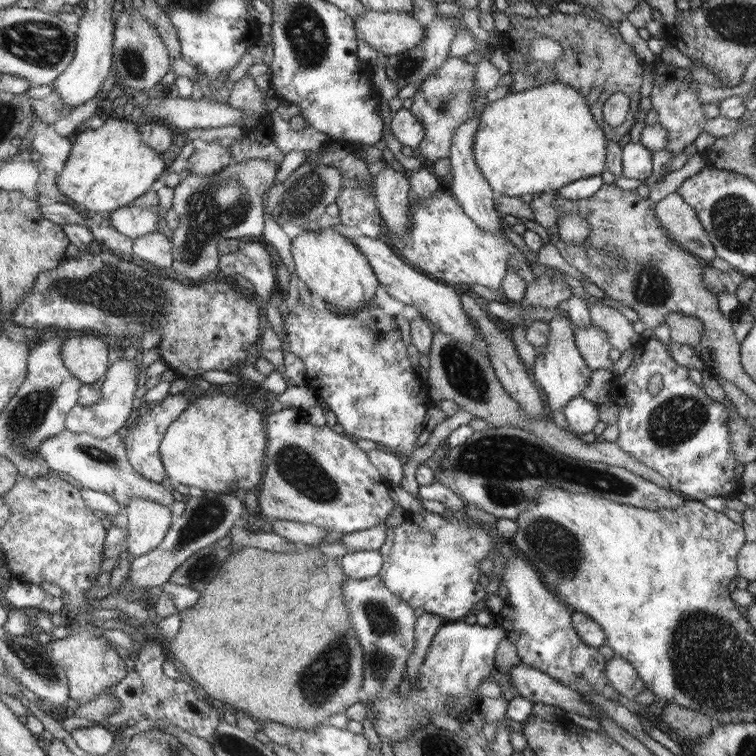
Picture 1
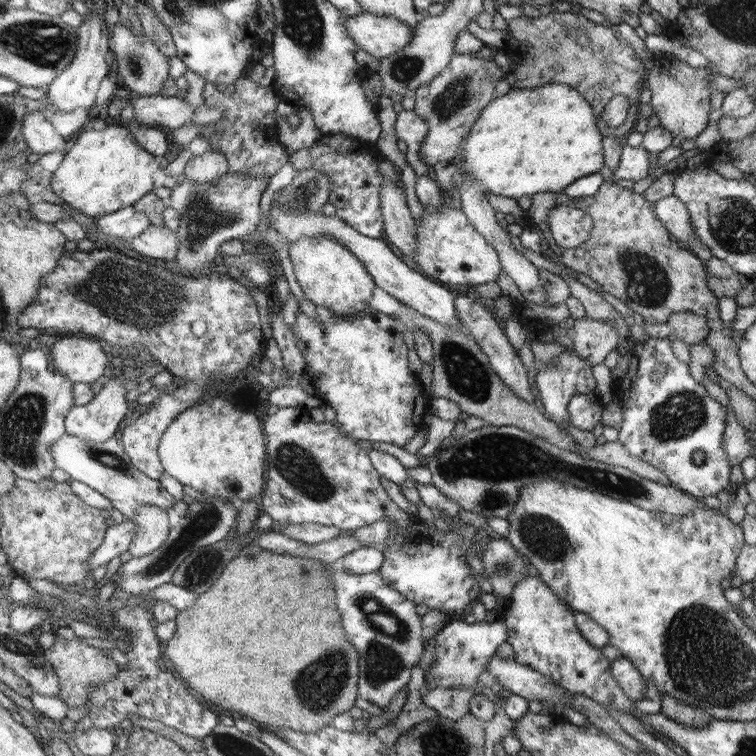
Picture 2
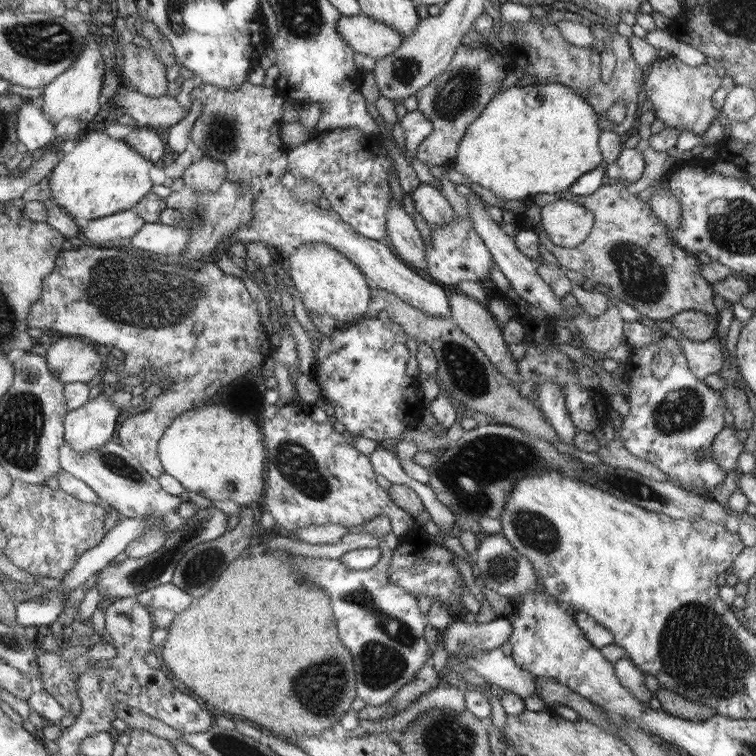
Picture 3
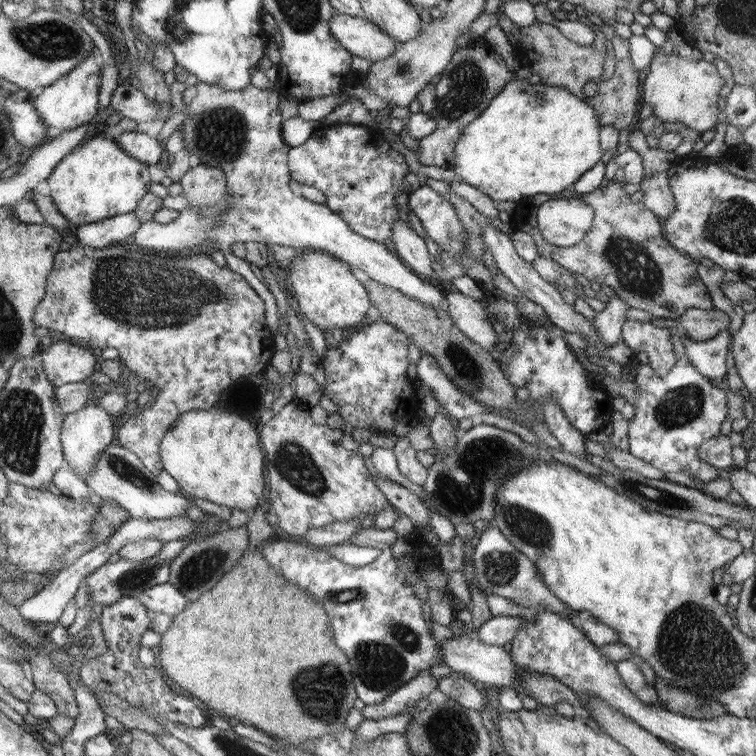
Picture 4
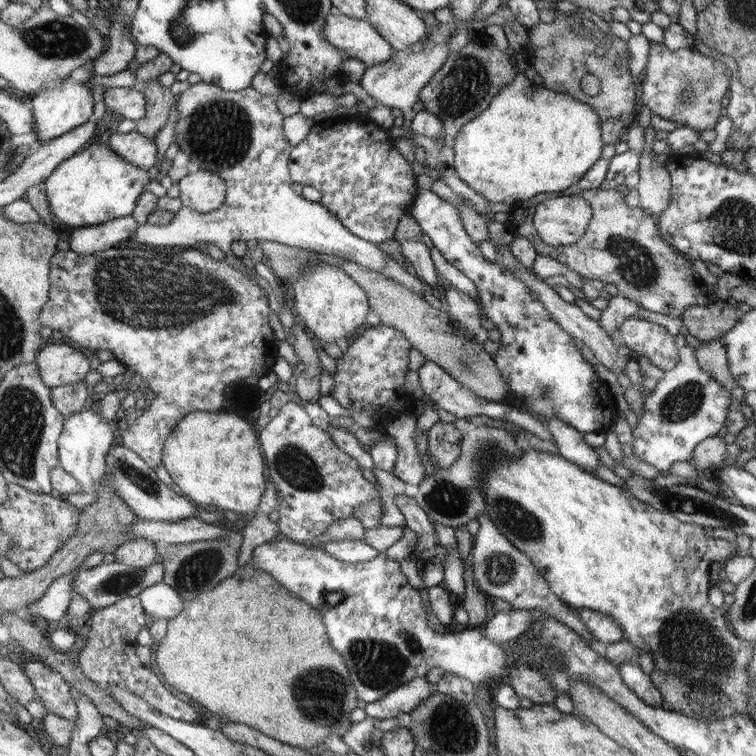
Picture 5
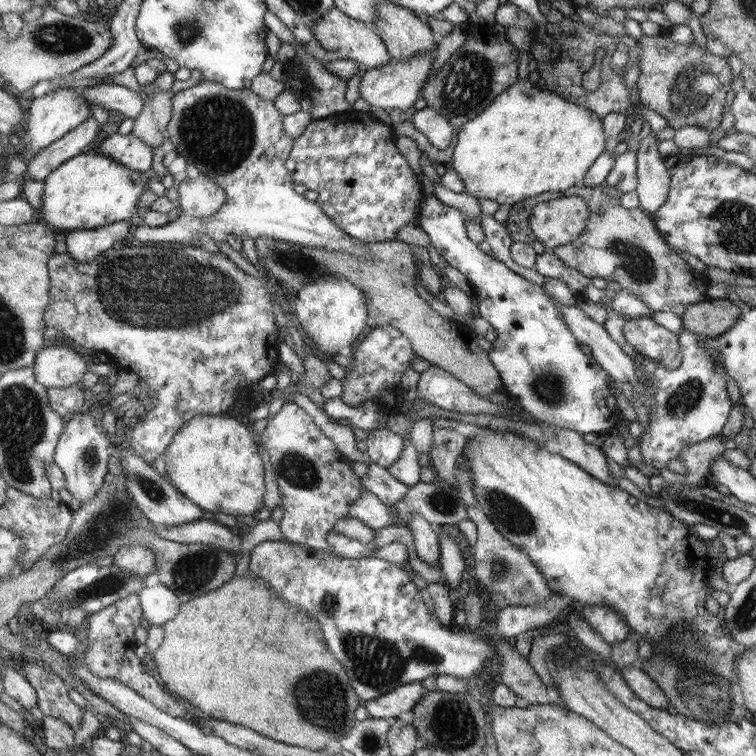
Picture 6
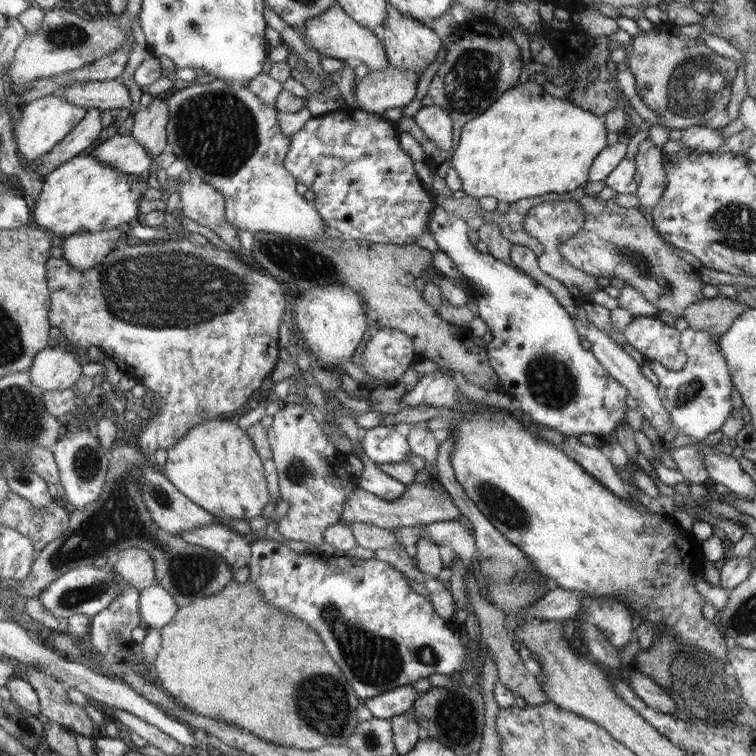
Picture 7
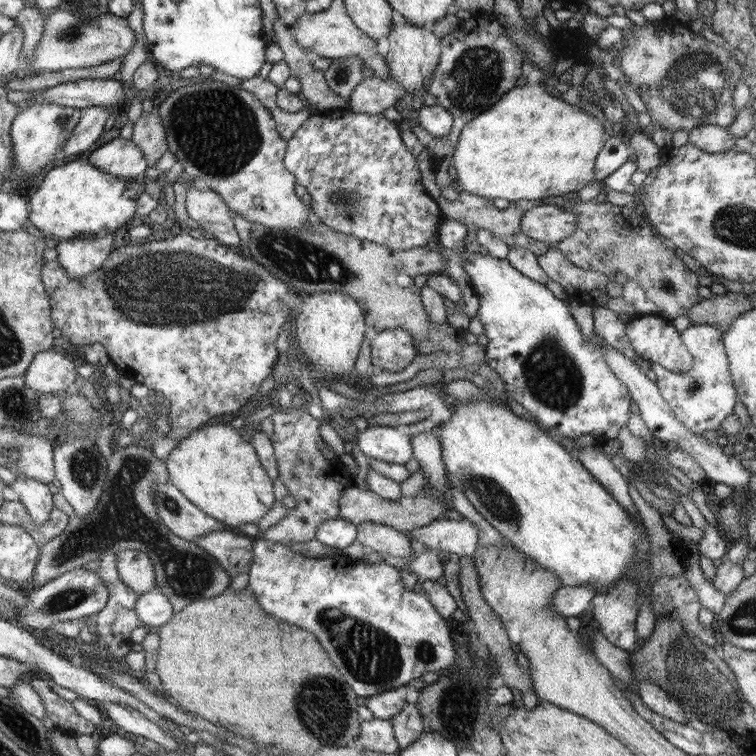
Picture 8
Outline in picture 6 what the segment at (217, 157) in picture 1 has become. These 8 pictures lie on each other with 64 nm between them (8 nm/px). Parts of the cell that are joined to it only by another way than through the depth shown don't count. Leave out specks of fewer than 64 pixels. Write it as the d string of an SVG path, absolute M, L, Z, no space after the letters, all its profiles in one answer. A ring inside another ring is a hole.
M200 173L194 179L186 177L178 186L179 206L189 218L208 218L219 212L228 200L218 183Z

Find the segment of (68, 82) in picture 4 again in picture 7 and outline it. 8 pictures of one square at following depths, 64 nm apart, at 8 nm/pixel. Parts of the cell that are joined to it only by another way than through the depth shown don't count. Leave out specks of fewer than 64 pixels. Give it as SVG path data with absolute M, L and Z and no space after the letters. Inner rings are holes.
M54 94L33 99L31 103L19 108L18 116L14 121L13 135L17 142L17 151L26 166L36 164L42 156L49 154L67 137L67 134L85 117L86 109L76 106L64 97Z

